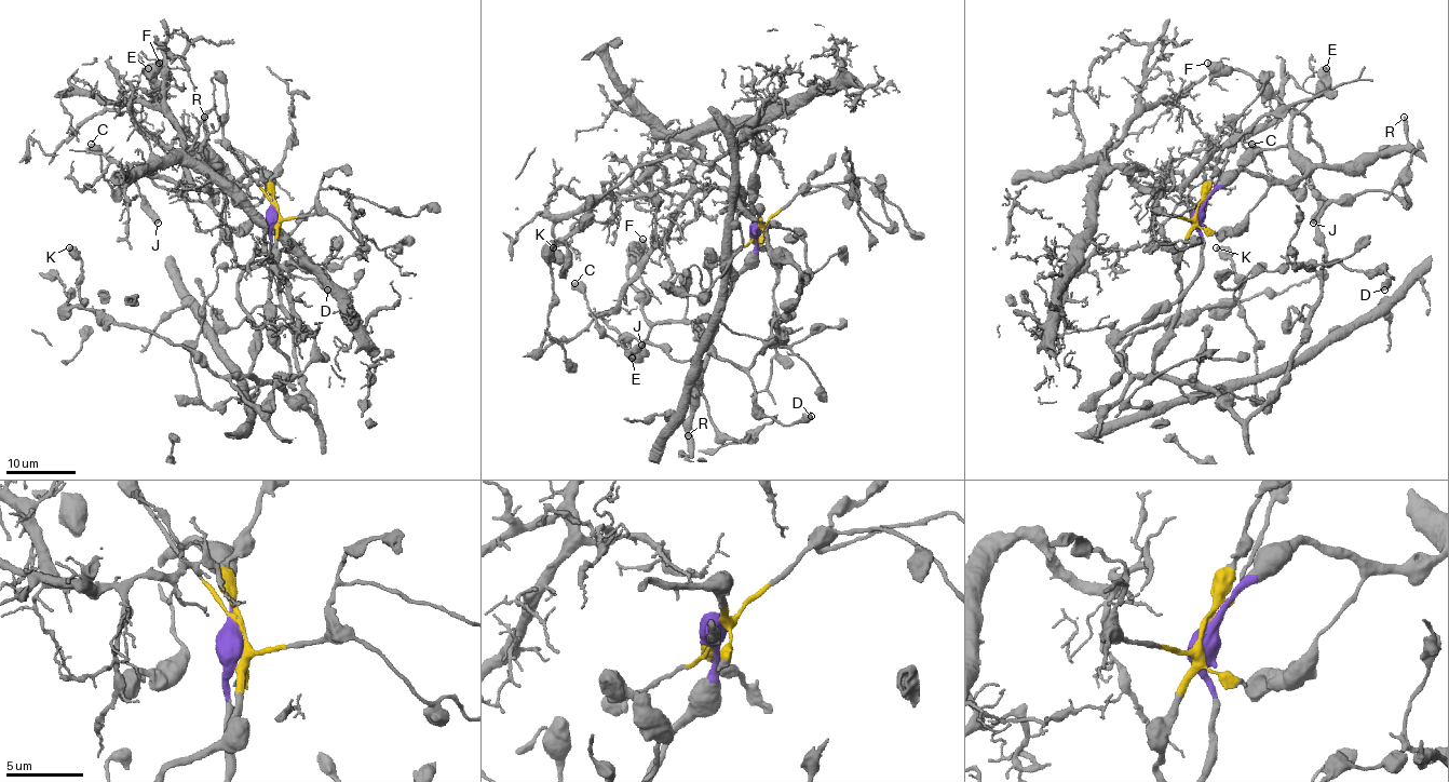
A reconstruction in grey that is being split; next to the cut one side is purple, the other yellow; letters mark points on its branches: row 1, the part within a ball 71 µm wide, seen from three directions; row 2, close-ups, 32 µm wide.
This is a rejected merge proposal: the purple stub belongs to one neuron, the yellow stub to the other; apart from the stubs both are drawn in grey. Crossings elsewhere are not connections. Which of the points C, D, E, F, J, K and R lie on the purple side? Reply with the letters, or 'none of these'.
E, F, R

